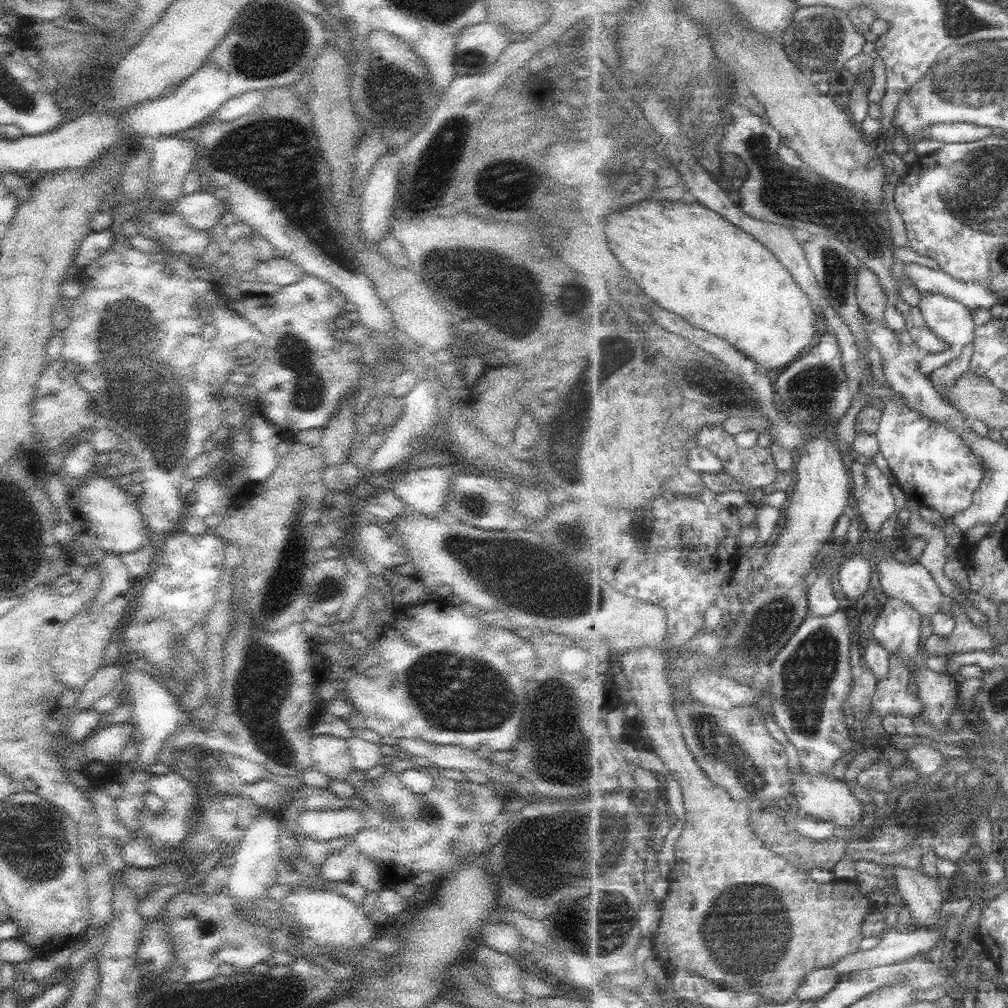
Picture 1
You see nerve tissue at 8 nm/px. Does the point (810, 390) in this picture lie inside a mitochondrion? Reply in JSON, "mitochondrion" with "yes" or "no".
{"mitochondrion":"yes"}

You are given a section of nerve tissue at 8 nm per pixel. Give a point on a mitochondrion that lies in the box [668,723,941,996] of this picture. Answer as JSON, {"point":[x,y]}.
{"point":[746,930]}

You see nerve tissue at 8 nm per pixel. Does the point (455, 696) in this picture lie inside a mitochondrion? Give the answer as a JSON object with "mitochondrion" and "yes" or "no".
{"mitochondrion":"yes"}

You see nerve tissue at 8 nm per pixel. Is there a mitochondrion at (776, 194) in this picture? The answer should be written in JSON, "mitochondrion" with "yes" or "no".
{"mitochondrion":"yes"}

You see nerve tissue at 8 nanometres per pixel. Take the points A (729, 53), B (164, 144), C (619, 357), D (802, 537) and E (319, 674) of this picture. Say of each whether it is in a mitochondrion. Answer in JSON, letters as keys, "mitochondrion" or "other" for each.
{"A":"other","B":"other","C":"other","D":"other","E":"other"}

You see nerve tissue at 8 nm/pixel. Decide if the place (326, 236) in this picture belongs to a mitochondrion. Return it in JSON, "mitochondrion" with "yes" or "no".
{"mitochondrion":"no"}

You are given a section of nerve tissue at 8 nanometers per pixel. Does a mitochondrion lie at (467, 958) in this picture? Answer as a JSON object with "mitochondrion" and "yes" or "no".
{"mitochondrion":"no"}

